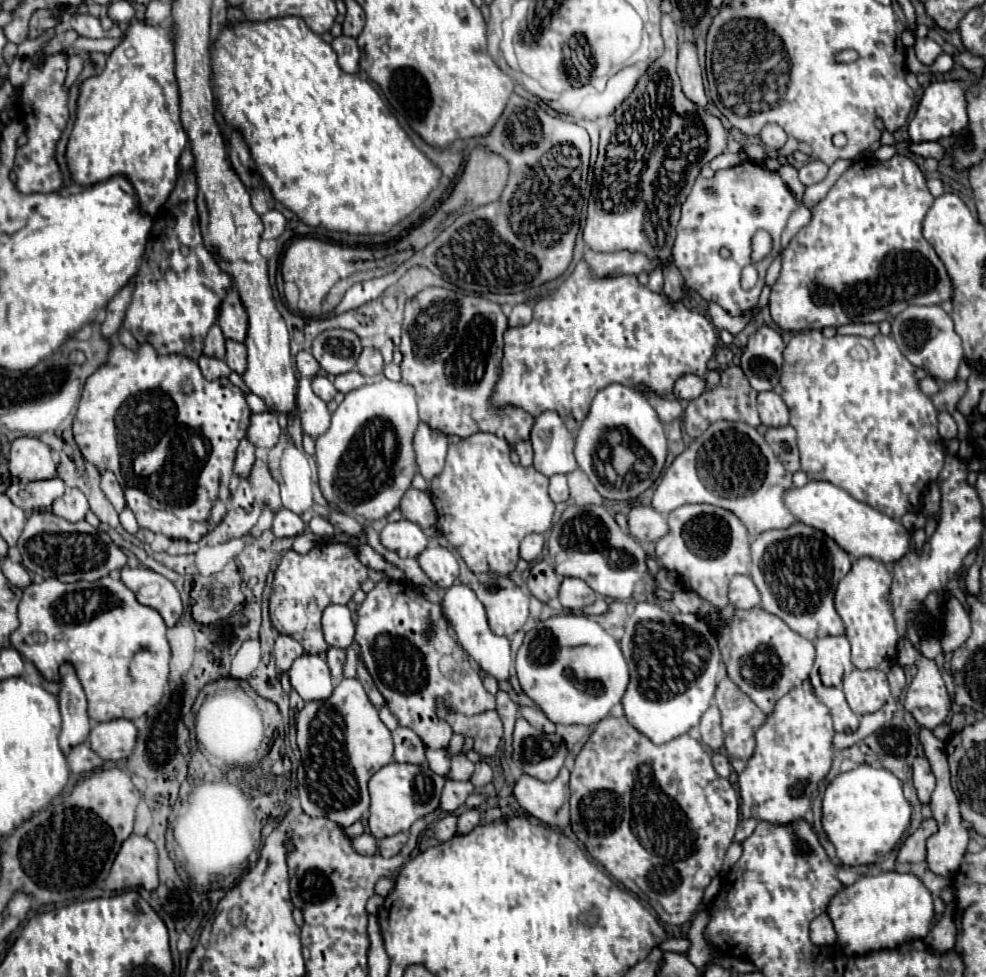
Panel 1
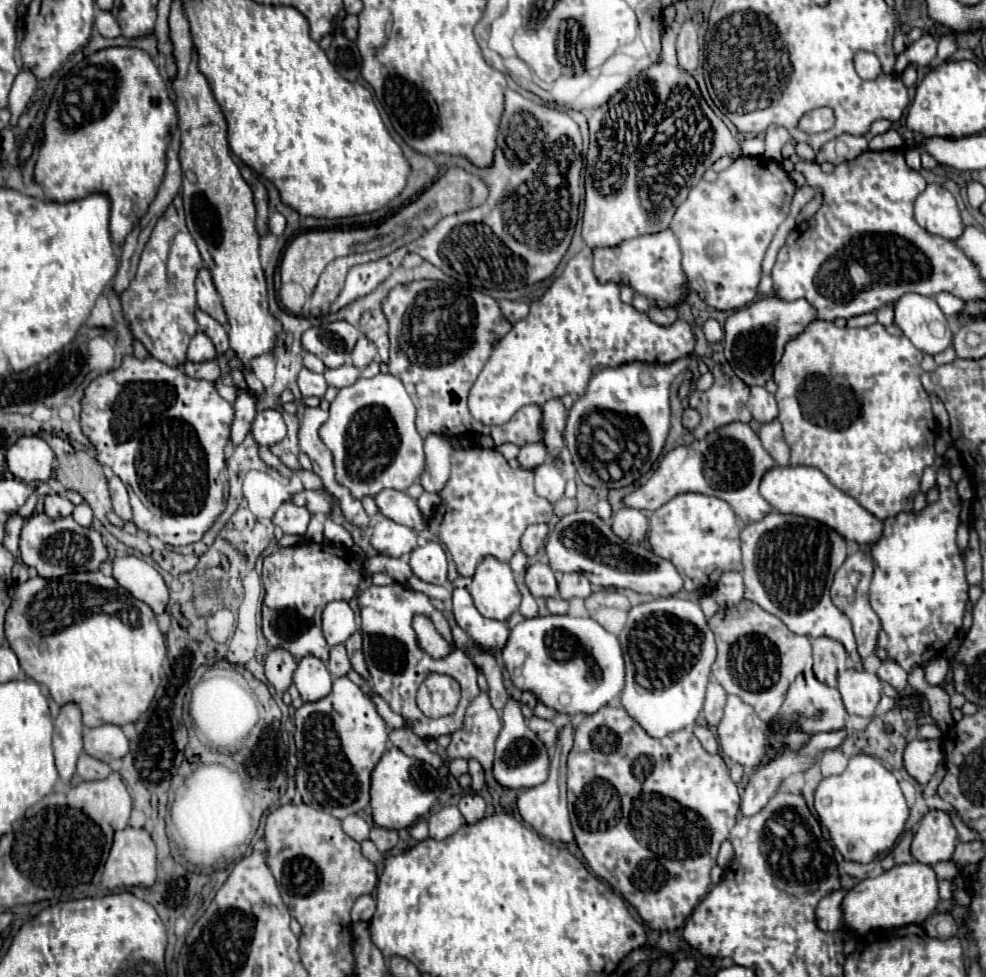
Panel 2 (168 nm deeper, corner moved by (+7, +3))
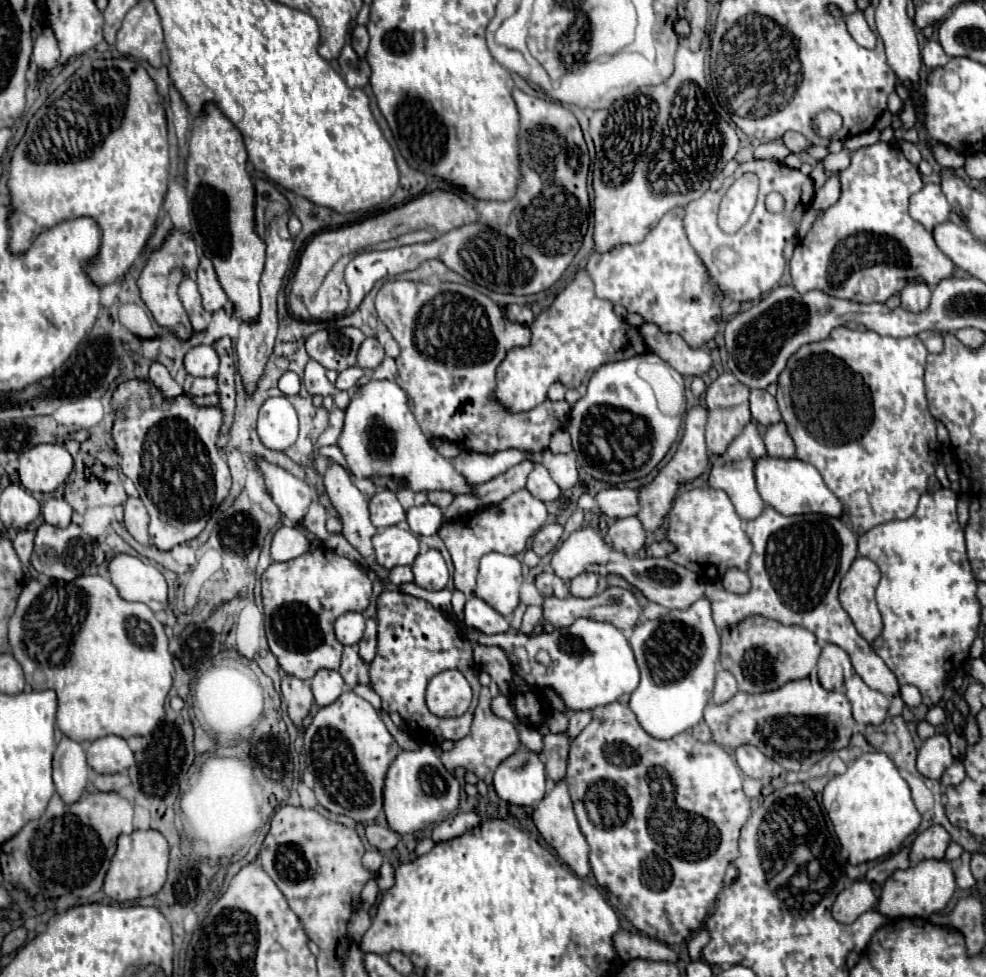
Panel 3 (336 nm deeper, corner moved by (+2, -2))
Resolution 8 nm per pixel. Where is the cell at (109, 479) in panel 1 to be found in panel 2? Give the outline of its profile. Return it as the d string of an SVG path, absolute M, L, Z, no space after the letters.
M109 476L109 492L111 492L111 500L113 500L113 510L119 518L123 518L125 522L131 520L131 506L129 506L129 498L127 498L127 490L123 486L123 482L117 476Z

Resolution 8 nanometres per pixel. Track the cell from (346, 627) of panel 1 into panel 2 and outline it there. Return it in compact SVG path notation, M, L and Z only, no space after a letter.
M329 602L323 610L323 636L329 646L343 644L351 634L357 632L353 610L347 602Z

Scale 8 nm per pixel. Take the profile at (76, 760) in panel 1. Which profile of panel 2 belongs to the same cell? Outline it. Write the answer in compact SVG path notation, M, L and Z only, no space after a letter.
M81 754L77 760L77 774L83 780L99 780L99 778L107 778L107 774L111 774L111 768L107 762L91 758L89 754Z

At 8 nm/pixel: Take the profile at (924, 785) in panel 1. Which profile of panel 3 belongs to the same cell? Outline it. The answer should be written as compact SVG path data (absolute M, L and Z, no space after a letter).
M944 733L926 739L918 751L918 771L928 779L940 779L952 763L954 757L950 753L950 741Z

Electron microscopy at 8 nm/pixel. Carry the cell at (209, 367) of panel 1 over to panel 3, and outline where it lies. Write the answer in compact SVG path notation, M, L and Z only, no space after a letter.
M188 375L186 381L184 381L184 393L194 397L202 397L202 395L210 395L210 393L216 393L216 379L204 379L204 377L192 377Z

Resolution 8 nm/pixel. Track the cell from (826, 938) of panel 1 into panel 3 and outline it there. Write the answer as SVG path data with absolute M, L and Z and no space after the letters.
M854 881L844 889L832 907L832 915L838 923L854 923L864 911L870 911L878 903L868 881Z

